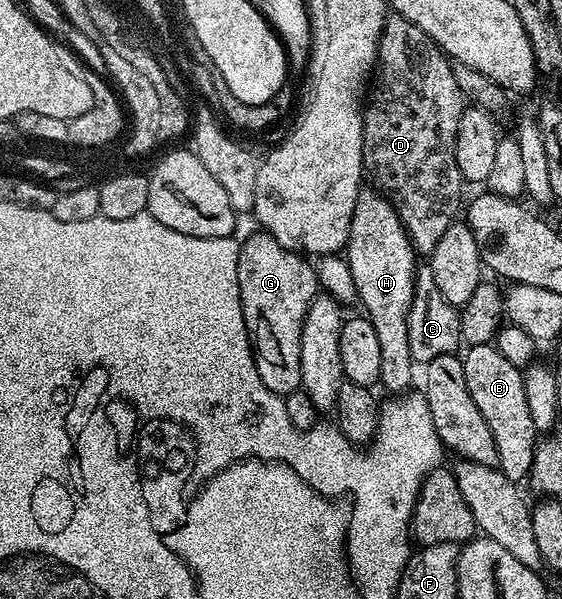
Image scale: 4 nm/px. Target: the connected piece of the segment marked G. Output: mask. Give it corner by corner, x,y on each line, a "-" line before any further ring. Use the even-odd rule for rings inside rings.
260,229
257,230
257,232
257,235
252,235
248,240
243,240
243,242
240,243
240,252
238,253
238,289
240,290
240,300
242,301
242,313
244,314
246,325
248,326
248,338
252,341
252,353
256,356
258,377
262,377
262,385
266,385
266,389
270,389
275,395
283,397
289,395
292,391
301,390
300,342
302,341
302,325
304,324
304,318
310,309
313,299
315,299
318,294
316,268
301,252
286,249
273,235
268,234
267,231

